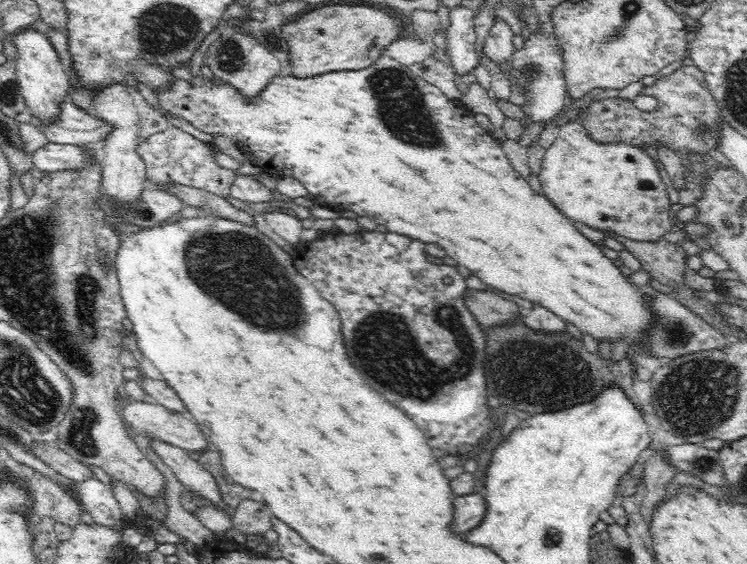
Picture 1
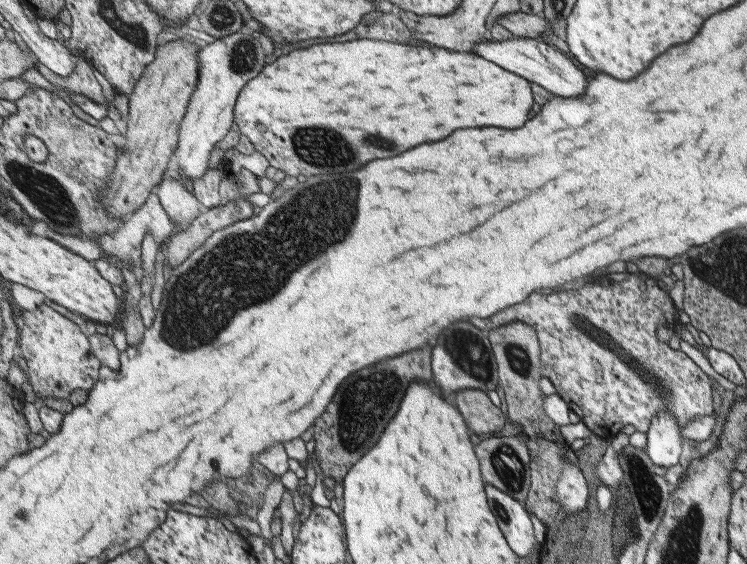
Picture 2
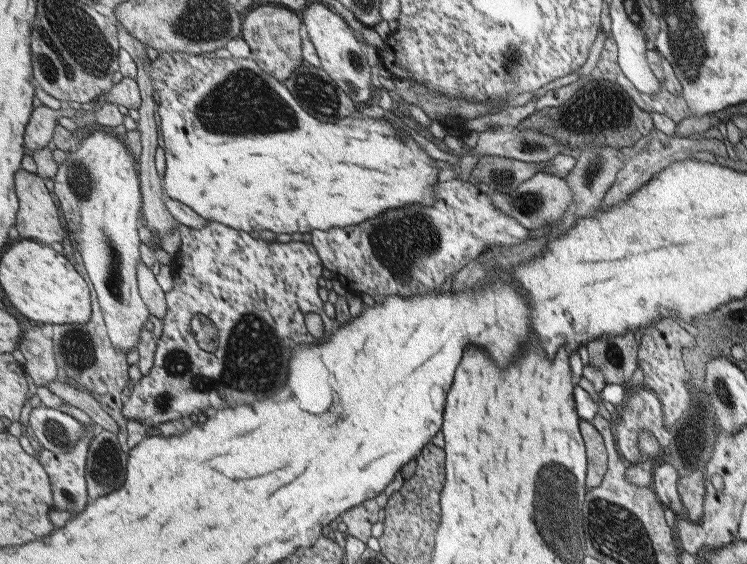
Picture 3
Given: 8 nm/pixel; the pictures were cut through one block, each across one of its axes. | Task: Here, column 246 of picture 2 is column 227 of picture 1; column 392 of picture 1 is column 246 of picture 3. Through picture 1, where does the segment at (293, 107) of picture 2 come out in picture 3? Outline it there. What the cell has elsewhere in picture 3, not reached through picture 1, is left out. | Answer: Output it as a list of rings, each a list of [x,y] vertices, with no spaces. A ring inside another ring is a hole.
[[[160,52],[157,60],[153,62],[151,70],[152,84],[161,97],[159,105],[159,115],[161,117],[161,130],[163,132],[167,170],[165,172],[165,190],[168,195],[180,202],[184,202],[199,212],[208,220],[215,220],[222,224],[227,224],[232,228],[242,229],[246,232],[262,232],[262,230],[271,230],[277,234],[298,234],[298,232],[312,232],[312,230],[332,230],[332,228],[344,228],[344,226],[352,226],[352,224],[360,224],[362,220],[374,218],[384,210],[390,208],[398,208],[404,204],[434,204],[436,195],[436,176],[440,171],[437,167],[436,160],[430,160],[430,156],[414,142],[410,135],[396,132],[392,128],[390,122],[378,118],[344,118],[350,114],[356,114],[356,106],[354,101],[341,90],[341,86],[337,80],[323,67],[314,66],[312,64],[302,65],[287,80],[281,81],[278,77],[272,76],[266,72],[265,68],[256,60],[256,58],[208,58],[204,54],[190,54],[188,52]],[[298,100],[302,100],[302,104],[306,104],[306,108],[310,108],[310,112],[314,112],[314,116],[322,116],[322,120],[326,122],[334,122],[334,124],[324,124],[322,120],[314,118],[312,114],[308,114]]]

